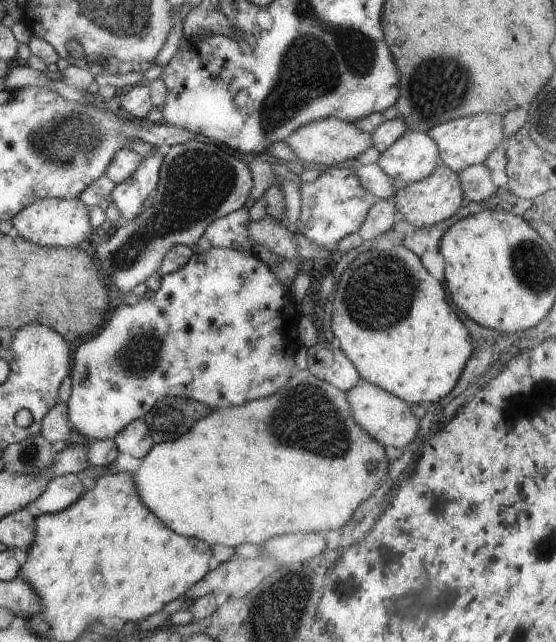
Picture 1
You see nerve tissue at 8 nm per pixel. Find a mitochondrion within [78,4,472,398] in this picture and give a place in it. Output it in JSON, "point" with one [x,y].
{"point":[198,182]}

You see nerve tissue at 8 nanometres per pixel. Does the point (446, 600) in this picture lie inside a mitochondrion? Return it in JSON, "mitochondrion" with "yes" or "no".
{"mitochondrion":"no"}

